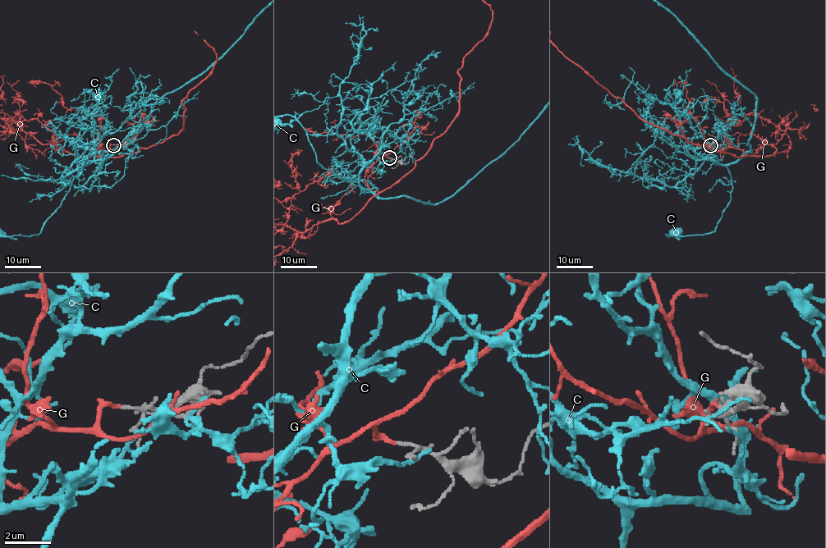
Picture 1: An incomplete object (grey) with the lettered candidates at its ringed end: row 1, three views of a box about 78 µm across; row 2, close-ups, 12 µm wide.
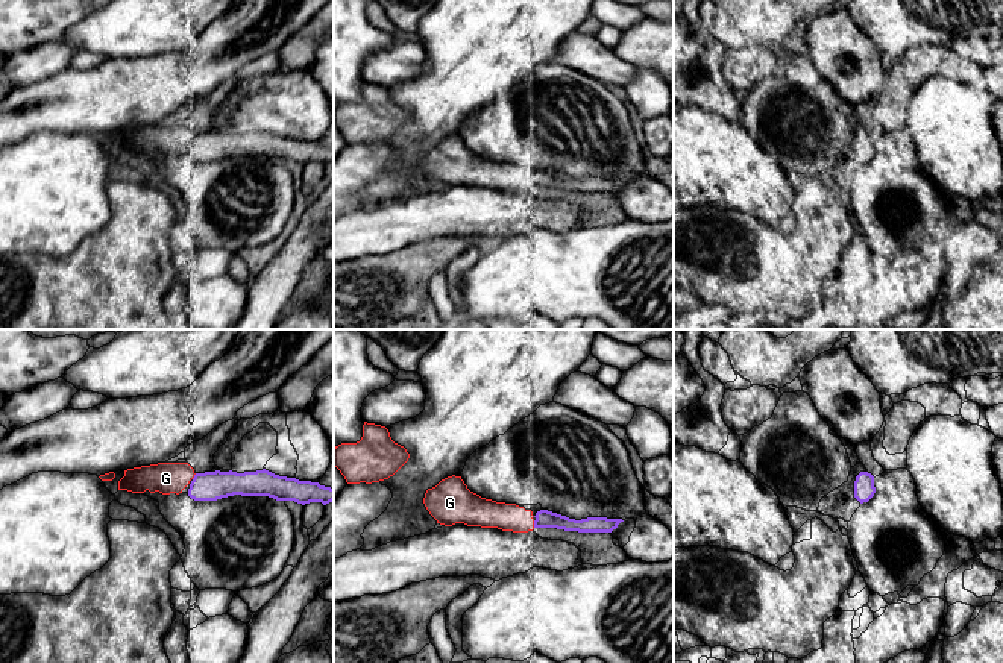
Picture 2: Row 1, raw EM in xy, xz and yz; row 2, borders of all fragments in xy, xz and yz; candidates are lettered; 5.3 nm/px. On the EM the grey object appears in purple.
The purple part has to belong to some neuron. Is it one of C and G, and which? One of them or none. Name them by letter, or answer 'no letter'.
G

